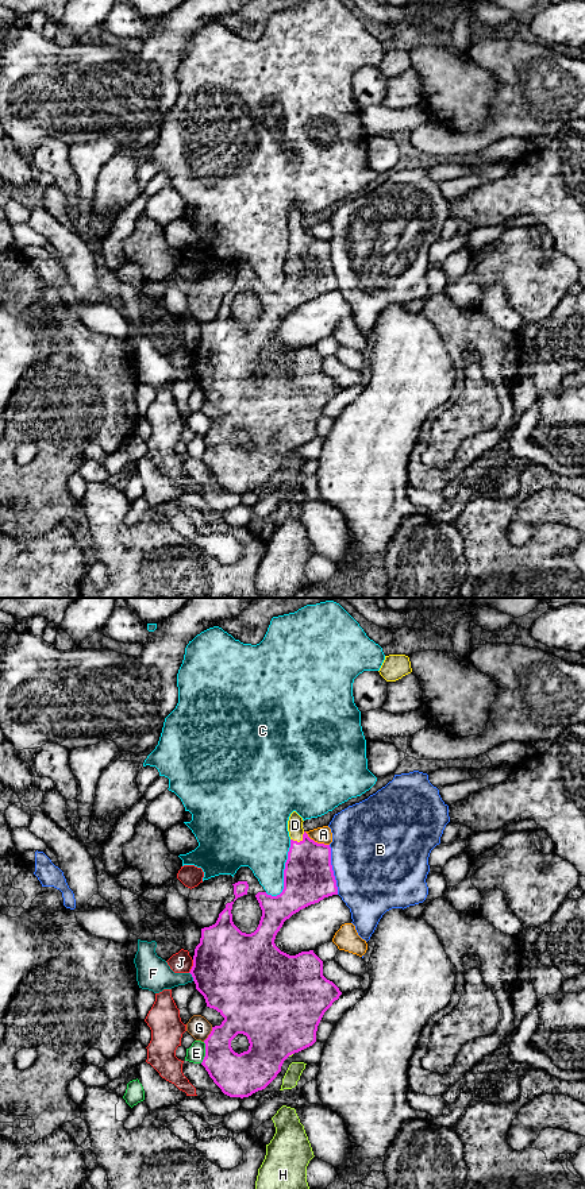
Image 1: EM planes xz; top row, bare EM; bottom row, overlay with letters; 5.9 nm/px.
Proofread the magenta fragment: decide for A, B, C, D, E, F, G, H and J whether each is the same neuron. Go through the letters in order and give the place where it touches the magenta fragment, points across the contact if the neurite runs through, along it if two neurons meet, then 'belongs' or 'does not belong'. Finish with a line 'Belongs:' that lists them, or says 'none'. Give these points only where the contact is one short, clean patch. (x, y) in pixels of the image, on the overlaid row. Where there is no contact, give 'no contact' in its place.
A: meets magenta in xz at (316, 842); does not belong
B: meets magenta in xz at (331, 869); does not belong
C: meets magenta in xz at (284, 872); does not belong
D: meets magenta in xz at (300, 841); belongs
E: meets magenta in xz at (206, 1053); border along xz (204, 1042), (204, 1058), (200, 1062); does not belong
F: meets magenta in xz at (192, 976); border along xz (189, 972), (193, 980); does not belong
G: meets magenta in xz at (210, 1034); does not belong
H: meets magenta in xz at (289, 1054); does not belong
J: meets magenta in xz at (192, 966); border along xz (193, 960), (193, 965), (188, 972); does not belong
Belongs: D

